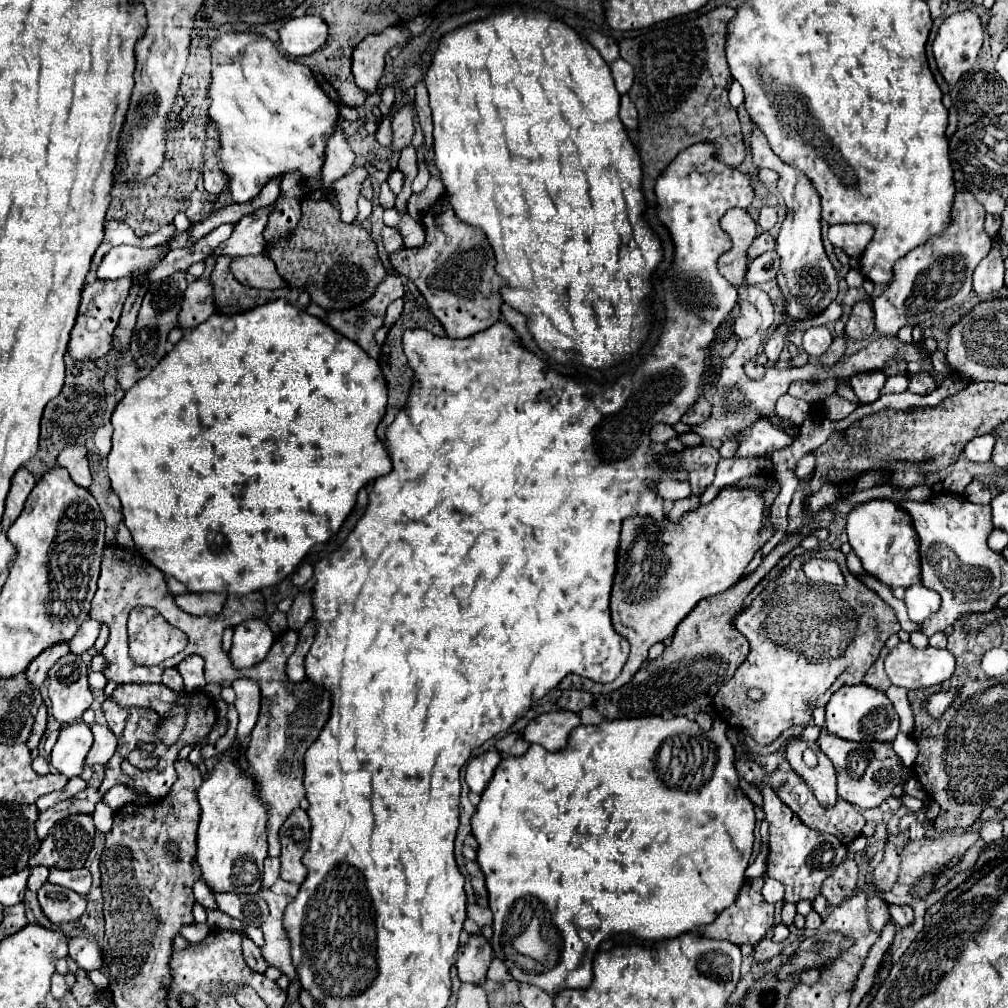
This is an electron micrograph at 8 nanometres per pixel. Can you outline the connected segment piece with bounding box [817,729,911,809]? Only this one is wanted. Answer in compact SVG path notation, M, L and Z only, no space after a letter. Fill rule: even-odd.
M821 729L817 743L821 745L821 751L831 759L835 765L837 777L847 777L847 801L861 807L871 809L879 807L885 799L893 795L893 789L907 781L911 771L903 765L903 761L893 751L891 743L851 743L845 739L839 739L837 735L831 735L827 729Z

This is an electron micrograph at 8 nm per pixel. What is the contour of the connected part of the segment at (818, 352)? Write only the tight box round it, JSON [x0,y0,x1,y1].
[803,327,833,357]

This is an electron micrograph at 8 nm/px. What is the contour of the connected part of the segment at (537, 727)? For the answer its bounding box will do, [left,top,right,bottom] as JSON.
[523,711,581,751]

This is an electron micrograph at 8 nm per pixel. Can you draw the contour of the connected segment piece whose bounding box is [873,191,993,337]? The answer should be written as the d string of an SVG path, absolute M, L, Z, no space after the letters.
M959 191L953 203L953 223L939 237L909 251L895 263L895 277L881 297L873 301L875 331L881 337L895 337L905 325L925 323L945 315L947 309L959 305L971 293L971 275L981 259L993 247L991 237L983 229L985 209L969 191Z

